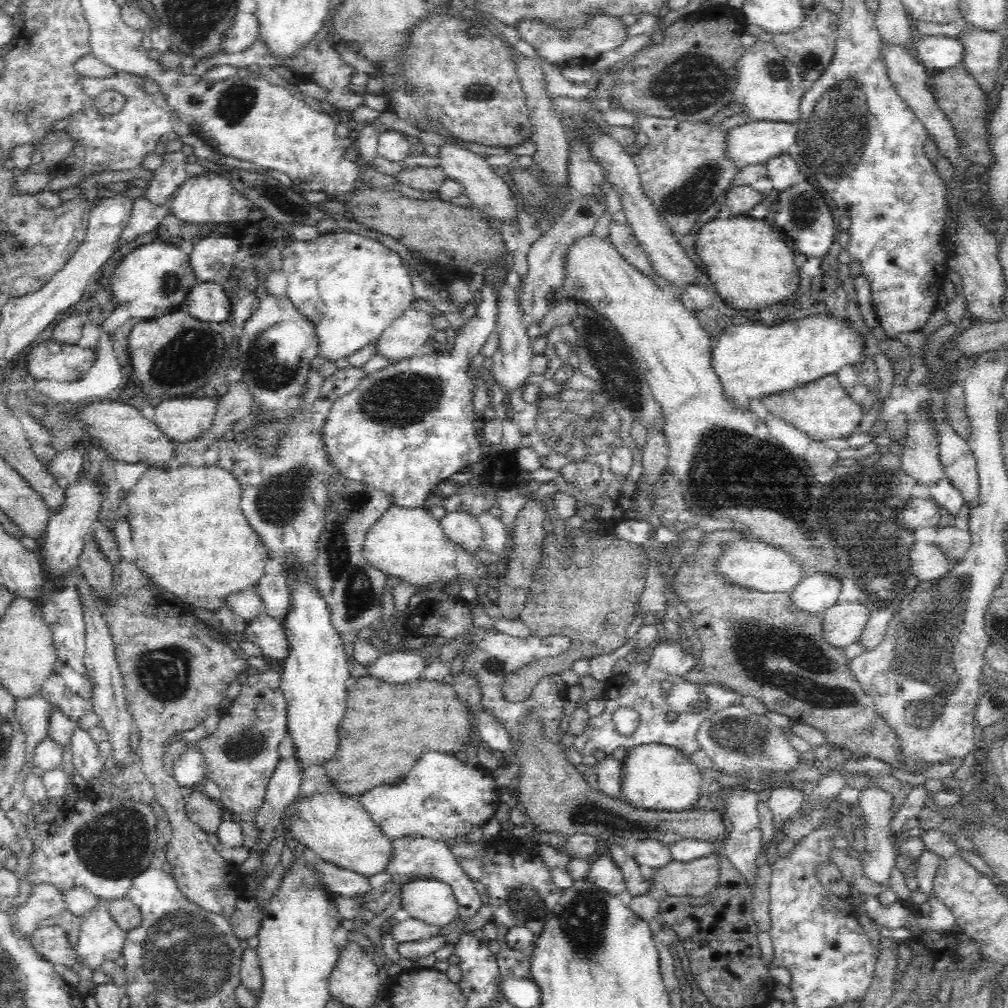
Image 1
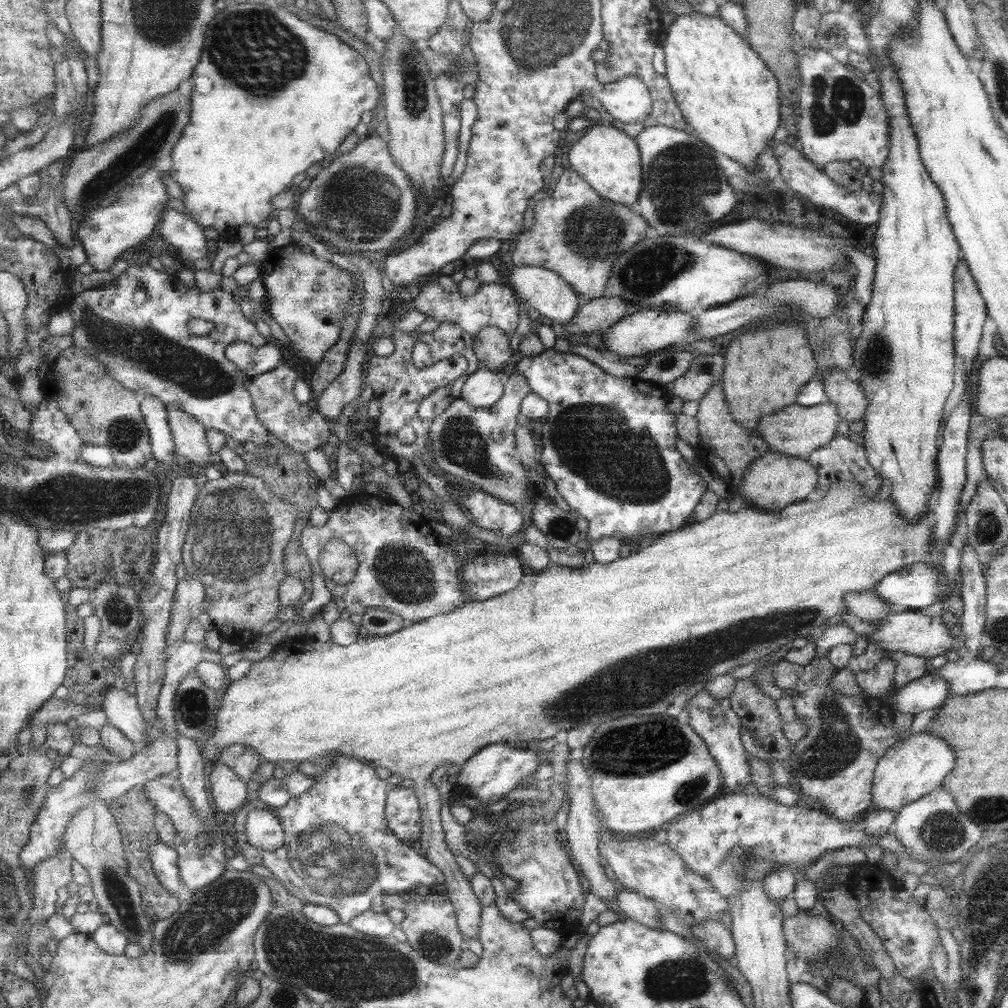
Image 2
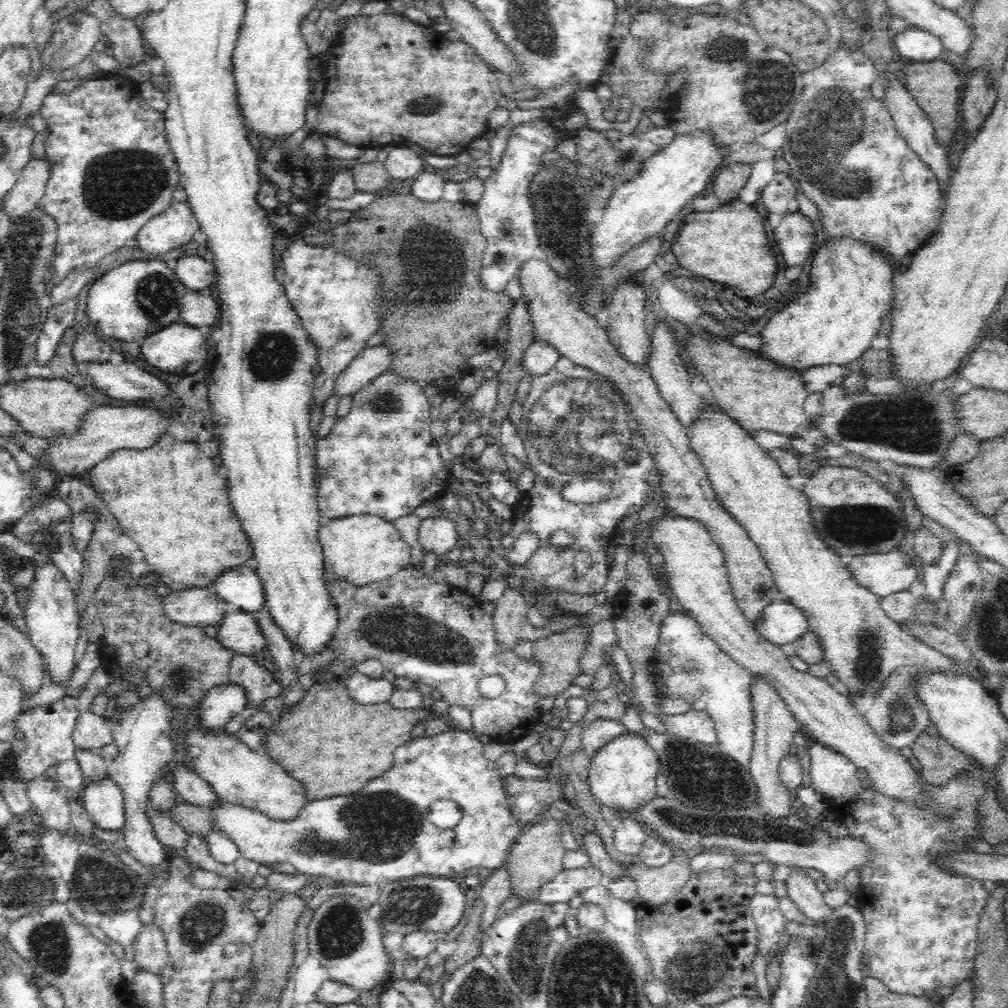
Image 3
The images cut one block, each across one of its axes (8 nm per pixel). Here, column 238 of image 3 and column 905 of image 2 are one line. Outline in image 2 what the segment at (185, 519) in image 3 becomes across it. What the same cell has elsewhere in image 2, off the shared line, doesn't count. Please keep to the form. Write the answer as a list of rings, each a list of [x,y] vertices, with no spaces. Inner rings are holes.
[[[842,480],[842,482],[836,482],[835,484],[832,484],[828,488],[828,491],[823,495],[821,495],[816,489],[811,491],[801,502],[796,502],[789,506],[786,506],[777,514],[760,512],[754,510],[751,507],[747,507],[746,505],[742,509],[739,509],[735,512],[729,512],[725,510],[719,513],[713,513],[710,517],[705,518],[705,520],[692,521],[692,523],[686,523],[680,529],[653,537],[652,544],[648,548],[639,548],[637,552],[635,552],[635,554],[629,554],[629,556],[627,557],[619,557],[613,560],[613,562],[598,563],[594,561],[592,564],[584,564],[580,567],[573,568],[549,564],[547,567],[545,567],[545,570],[541,569],[540,571],[533,572],[533,574],[522,575],[520,583],[515,588],[512,588],[511,590],[505,592],[505,594],[495,596],[491,598],[491,600],[467,601],[463,606],[453,612],[450,612],[449,614],[441,614],[433,618],[428,618],[425,621],[418,622],[417,624],[403,627],[399,632],[396,632],[395,634],[389,634],[387,636],[368,636],[366,633],[364,633],[364,635],[361,636],[360,639],[357,640],[357,642],[354,642],[352,645],[349,646],[341,646],[333,642],[321,643],[317,641],[313,642],[313,644],[311,644],[311,642],[309,642],[309,644],[307,644],[307,642],[303,642],[303,648],[301,648],[301,652],[299,652],[299,646],[295,646],[294,638],[293,644],[290,644],[289,636],[285,640],[283,640],[283,643],[280,643],[277,648],[271,651],[267,658],[264,658],[263,660],[257,662],[253,661],[249,671],[244,677],[230,683],[230,686],[227,688],[222,697],[222,700],[220,701],[220,709],[218,709],[218,716],[216,716],[216,731],[214,732],[214,734],[212,734],[211,739],[207,739],[207,741],[205,741],[205,744],[203,744],[203,747],[201,747],[201,754],[203,754],[205,762],[209,761],[209,763],[213,765],[215,762],[219,761],[221,752],[223,752],[223,750],[225,750],[227,746],[233,746],[233,744],[243,744],[243,746],[249,746],[250,748],[257,750],[257,752],[259,752],[263,756],[263,759],[265,761],[269,761],[275,766],[278,764],[279,761],[297,762],[298,765],[305,760],[309,760],[309,758],[335,758],[337,756],[347,756],[347,758],[355,758],[357,760],[360,760],[361,762],[364,762],[365,764],[371,765],[372,767],[385,768],[389,770],[391,774],[397,775],[401,779],[413,781],[415,790],[417,792],[417,798],[419,798],[421,802],[421,815],[423,815],[424,820],[424,829],[422,830],[417,846],[419,849],[423,850],[424,855],[433,864],[435,864],[435,866],[438,866],[441,869],[442,874],[445,876],[445,886],[448,894],[447,896],[451,899],[451,902],[456,908],[458,925],[460,926],[460,931],[464,934],[465,940],[469,940],[469,938],[473,938],[473,940],[475,940],[478,938],[478,926],[482,906],[479,904],[477,897],[473,895],[473,892],[470,888],[470,883],[464,877],[462,870],[459,869],[459,864],[455,862],[456,856],[454,856],[453,852],[449,850],[449,844],[445,842],[445,832],[443,832],[443,826],[441,826],[441,808],[443,808],[443,800],[441,800],[441,796],[446,793],[445,787],[441,786],[439,789],[436,790],[433,786],[433,782],[431,782],[431,774],[433,774],[433,772],[435,772],[435,770],[437,770],[439,766],[447,768],[459,765],[463,766],[466,764],[467,761],[469,761],[470,757],[473,757],[473,754],[478,753],[487,745],[497,743],[506,744],[510,742],[529,743],[531,741],[538,742],[550,738],[561,738],[559,734],[567,732],[569,728],[575,728],[577,724],[591,724],[591,726],[597,726],[597,724],[609,722],[609,720],[613,720],[613,718],[629,716],[629,714],[631,714],[631,716],[641,716],[641,714],[661,714],[661,712],[663,712],[663,708],[667,708],[671,700],[675,700],[675,702],[677,702],[679,699],[681,699],[684,692],[695,681],[708,681],[709,679],[717,675],[727,675],[730,671],[733,670],[733,668],[735,668],[735,666],[743,666],[743,664],[757,662],[759,658],[763,658],[765,654],[776,651],[780,647],[787,647],[792,639],[797,636],[806,637],[807,634],[818,631],[821,628],[822,624],[828,618],[831,618],[832,616],[835,616],[842,612],[842,610],[844,609],[843,595],[846,592],[871,590],[885,575],[894,573],[901,567],[918,562],[919,559],[922,559],[926,555],[929,555],[932,552],[933,547],[930,533],[930,523],[927,519],[928,512],[929,510],[926,510],[926,514],[924,514],[924,516],[922,516],[919,520],[916,520],[915,522],[906,522],[904,518],[900,518],[900,516],[898,516],[894,504],[888,498],[881,500],[879,499],[879,497],[877,497],[877,494],[876,496],[864,496],[864,494],[862,494],[862,490],[860,490],[860,484],[857,484],[852,480]]]

